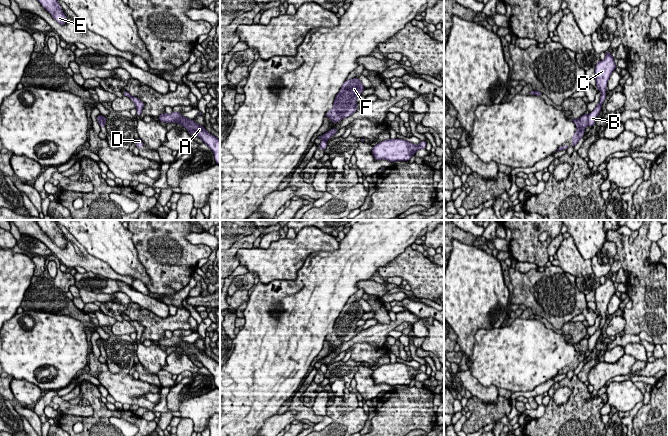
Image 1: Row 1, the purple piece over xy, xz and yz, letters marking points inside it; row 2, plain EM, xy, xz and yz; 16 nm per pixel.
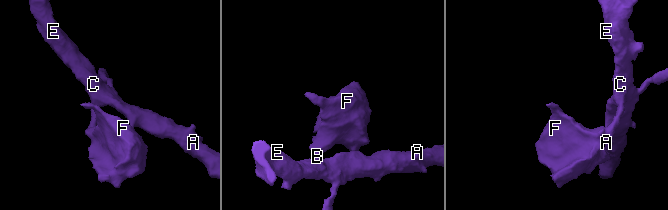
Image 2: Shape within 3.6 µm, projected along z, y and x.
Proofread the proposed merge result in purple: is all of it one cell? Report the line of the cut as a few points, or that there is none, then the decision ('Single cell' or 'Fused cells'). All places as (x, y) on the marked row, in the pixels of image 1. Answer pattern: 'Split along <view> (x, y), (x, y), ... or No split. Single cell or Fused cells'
Split along yz (587, 115), (588, 124). Fused cells

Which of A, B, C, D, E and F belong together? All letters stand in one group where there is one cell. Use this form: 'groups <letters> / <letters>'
groups A B C E / D F

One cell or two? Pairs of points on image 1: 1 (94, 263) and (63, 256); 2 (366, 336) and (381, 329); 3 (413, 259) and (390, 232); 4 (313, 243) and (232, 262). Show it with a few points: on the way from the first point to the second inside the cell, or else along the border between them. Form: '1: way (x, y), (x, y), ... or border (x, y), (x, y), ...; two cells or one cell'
1: way (86, 261), (71, 259); one cell
2: way (370, 335), (377, 333); one cell
3: border (410, 245), (386, 264); two cells
4: border (252, 246), (237, 251), (236, 258), (239, 264); two cells

